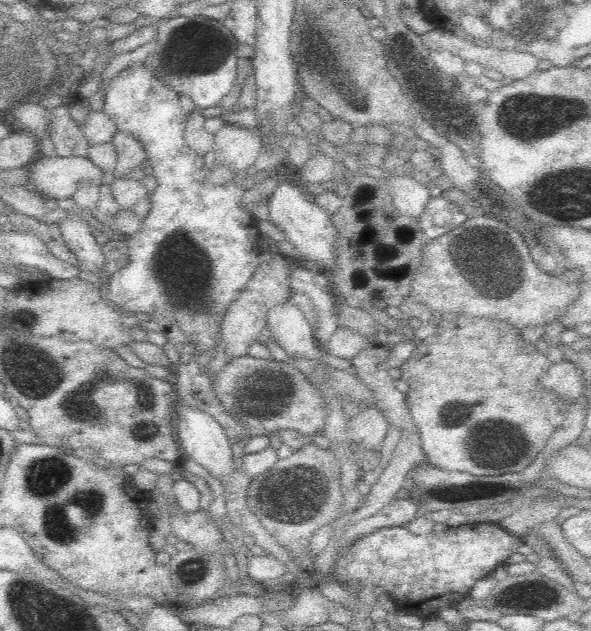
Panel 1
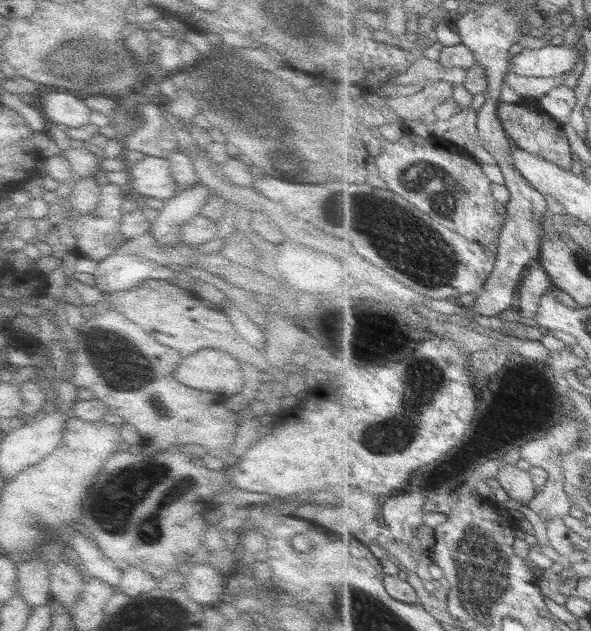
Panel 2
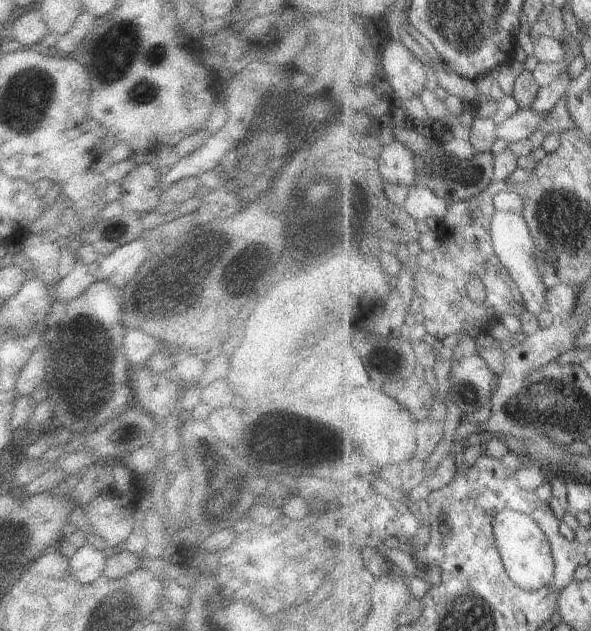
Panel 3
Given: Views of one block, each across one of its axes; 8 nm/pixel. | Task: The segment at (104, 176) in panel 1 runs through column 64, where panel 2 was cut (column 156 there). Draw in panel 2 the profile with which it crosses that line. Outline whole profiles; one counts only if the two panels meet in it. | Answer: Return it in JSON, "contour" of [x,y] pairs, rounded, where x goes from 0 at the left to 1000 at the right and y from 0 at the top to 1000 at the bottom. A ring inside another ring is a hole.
{"contour":[[[245,247],[235,257],[217,261],[215,273],[222,281],[217,298],[234,311],[277,322],[301,306],[299,293],[288,277],[284,252]]]}

